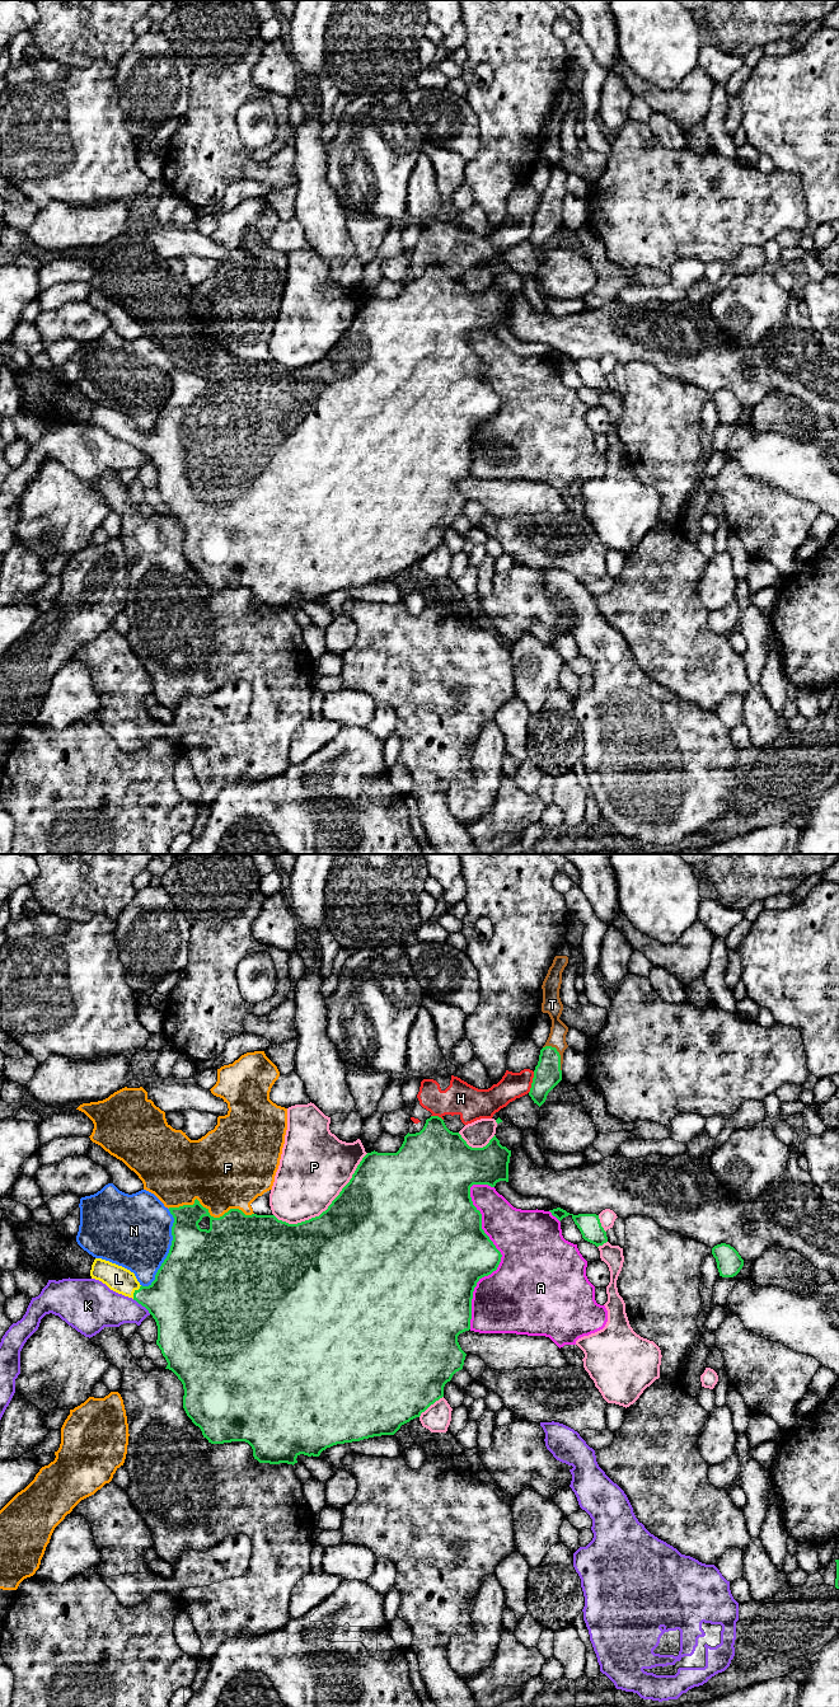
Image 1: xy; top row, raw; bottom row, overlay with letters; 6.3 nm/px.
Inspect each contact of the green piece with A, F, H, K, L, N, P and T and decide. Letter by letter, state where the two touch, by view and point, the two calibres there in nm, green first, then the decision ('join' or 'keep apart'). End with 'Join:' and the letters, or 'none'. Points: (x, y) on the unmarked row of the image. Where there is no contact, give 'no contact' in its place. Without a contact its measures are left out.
A: meets green in xy at (500, 398); 400 nm thick on the green side, 460 nm on the other; keep apart
F: meets green in xy at (209, 360); 380 nm thick on the green side, 420 nm on the other; keep apart
H: meets green in xy at (533, 228); 170 nm thick on the green side, 170 nm on the other; keep apart
K: meets green in xy at (141, 450); 420 nm thick on the green side, 260 nm on the other; keep apart
L: meets green in xy at (135, 437); 340 nm thick on the green side, 160 nm on the other; join
N: meets green in xy at (169, 395); 500 nm thick on the green side, 460 nm on the other; keep apart
P: meets green in xy at (328, 353); 500 nm thick on the green side, 420 nm on the other; keep apart
T: meets green in xy at (558, 200); 170 nm thick on the green side, 110 nm on the other; join
Join: L, T

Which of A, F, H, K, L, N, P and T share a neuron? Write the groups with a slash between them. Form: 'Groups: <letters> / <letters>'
Groups: A / F / H / K / L T / N / P

